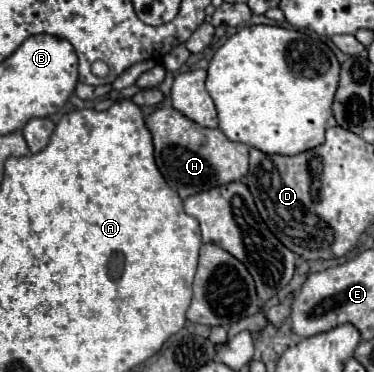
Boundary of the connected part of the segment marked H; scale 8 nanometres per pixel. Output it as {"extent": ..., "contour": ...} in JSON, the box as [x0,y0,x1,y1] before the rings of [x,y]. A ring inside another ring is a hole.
{"extent":[146,107,248,197],"contour":[[[174,107],[156,109],[146,125],[154,137],[154,157],[166,183],[182,197],[190,197],[212,187],[240,181],[248,173],[248,145],[230,141],[220,129],[202,127],[184,117]]]}

